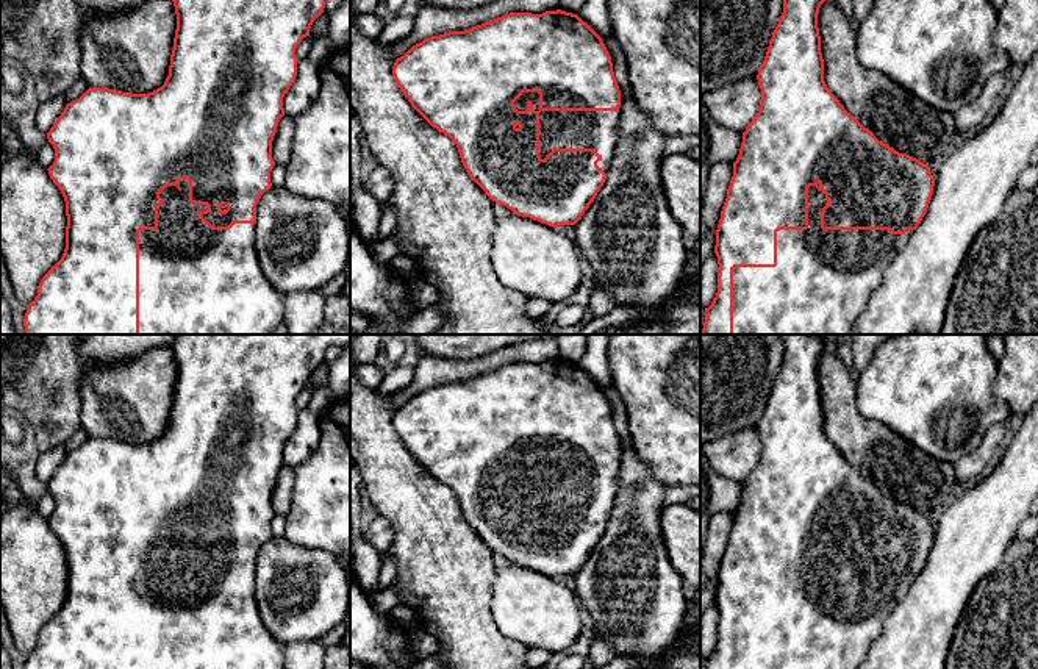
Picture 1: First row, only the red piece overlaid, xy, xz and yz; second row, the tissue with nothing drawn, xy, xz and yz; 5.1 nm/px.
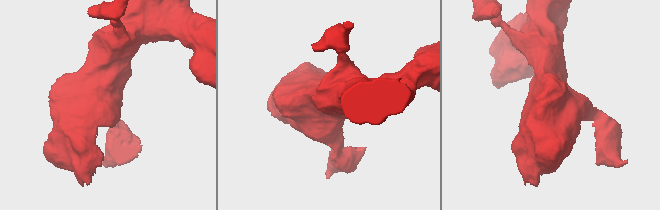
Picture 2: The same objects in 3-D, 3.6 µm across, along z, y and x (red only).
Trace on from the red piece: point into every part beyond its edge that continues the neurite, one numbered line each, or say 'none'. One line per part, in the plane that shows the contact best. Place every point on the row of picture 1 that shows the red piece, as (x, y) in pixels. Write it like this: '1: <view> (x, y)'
1: yz (823, 282)

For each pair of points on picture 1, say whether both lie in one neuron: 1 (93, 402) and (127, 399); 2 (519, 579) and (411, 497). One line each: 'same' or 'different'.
1: same
2: different

